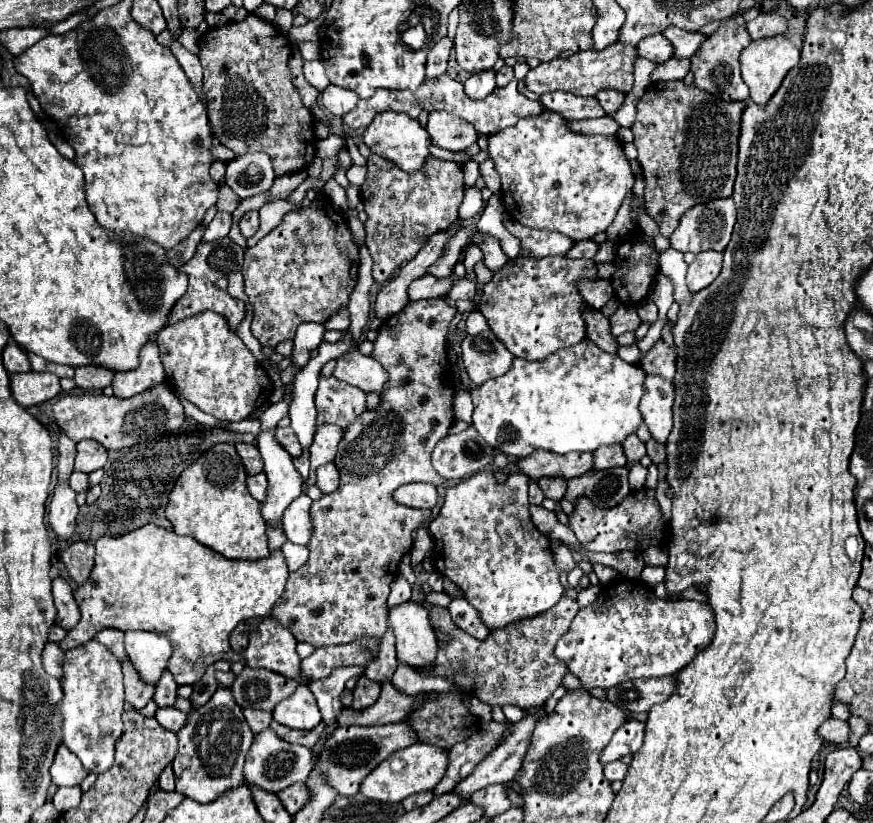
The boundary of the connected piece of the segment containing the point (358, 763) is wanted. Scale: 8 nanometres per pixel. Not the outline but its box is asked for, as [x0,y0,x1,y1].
[318,722,414,796]

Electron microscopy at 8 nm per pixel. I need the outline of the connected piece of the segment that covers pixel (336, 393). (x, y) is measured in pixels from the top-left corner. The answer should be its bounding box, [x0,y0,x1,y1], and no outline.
[316,376,366,428]

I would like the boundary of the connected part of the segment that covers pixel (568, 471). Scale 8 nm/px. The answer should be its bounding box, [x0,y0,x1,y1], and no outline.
[516,450,592,482]

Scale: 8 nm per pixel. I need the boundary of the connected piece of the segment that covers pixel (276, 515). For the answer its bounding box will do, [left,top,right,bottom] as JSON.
[256,428,302,524]

